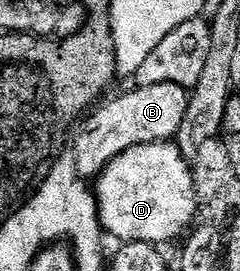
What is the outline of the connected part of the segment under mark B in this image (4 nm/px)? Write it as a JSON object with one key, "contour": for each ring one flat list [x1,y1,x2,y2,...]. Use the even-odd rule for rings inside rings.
{"contour":[[150,84,136,86,129,94,120,94,117,98,110,99,105,106,97,105,83,119,79,127,80,135,78,135,79,130,75,135,77,138,74,157,76,171,81,179,95,179,107,168,110,160,114,160,119,154,138,144,175,139,182,124,182,116,186,116,188,95,189,91,178,84]]}

